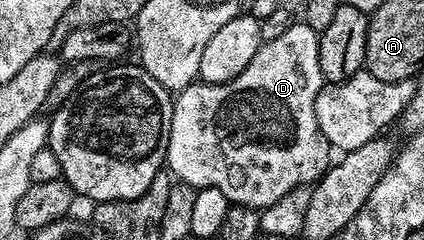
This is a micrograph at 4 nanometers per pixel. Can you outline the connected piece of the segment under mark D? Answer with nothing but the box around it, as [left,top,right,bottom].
[165,23,331,211]

